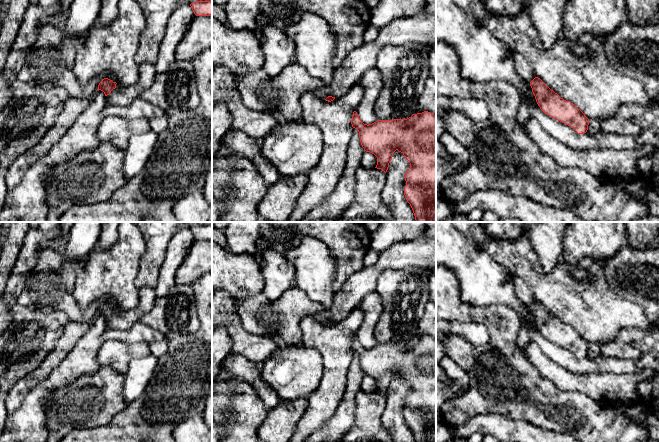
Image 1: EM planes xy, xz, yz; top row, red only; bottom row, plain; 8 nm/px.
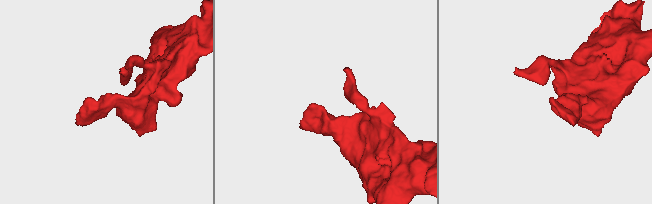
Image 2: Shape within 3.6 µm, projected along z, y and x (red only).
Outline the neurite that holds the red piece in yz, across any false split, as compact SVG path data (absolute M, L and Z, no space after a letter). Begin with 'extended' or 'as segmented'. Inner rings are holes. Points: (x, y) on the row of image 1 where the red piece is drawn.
as segmented; M538 77L530 82L530 86L538 106L545 114L570 126L578 134L587 132L589 119L573 103L561 98Z

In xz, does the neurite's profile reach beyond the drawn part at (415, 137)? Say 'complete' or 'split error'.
complete

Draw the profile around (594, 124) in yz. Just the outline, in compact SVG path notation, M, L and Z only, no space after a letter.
M591 119L589 120L588 130L587 132L590 135L596 134L600 131L600 120L599 119Z

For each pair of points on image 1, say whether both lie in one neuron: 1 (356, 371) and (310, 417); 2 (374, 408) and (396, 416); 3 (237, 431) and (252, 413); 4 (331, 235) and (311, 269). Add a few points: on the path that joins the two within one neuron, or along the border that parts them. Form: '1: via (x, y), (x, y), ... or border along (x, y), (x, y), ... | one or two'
1: border along (352, 358), (346, 376), (345, 390), (337, 403) | two
2: border along (386, 397), (381, 425), (387, 431) | two
3: via (241, 427), (248, 417) | one
4: border along (303, 236), (312, 236), (322, 241), (336, 265) | two

